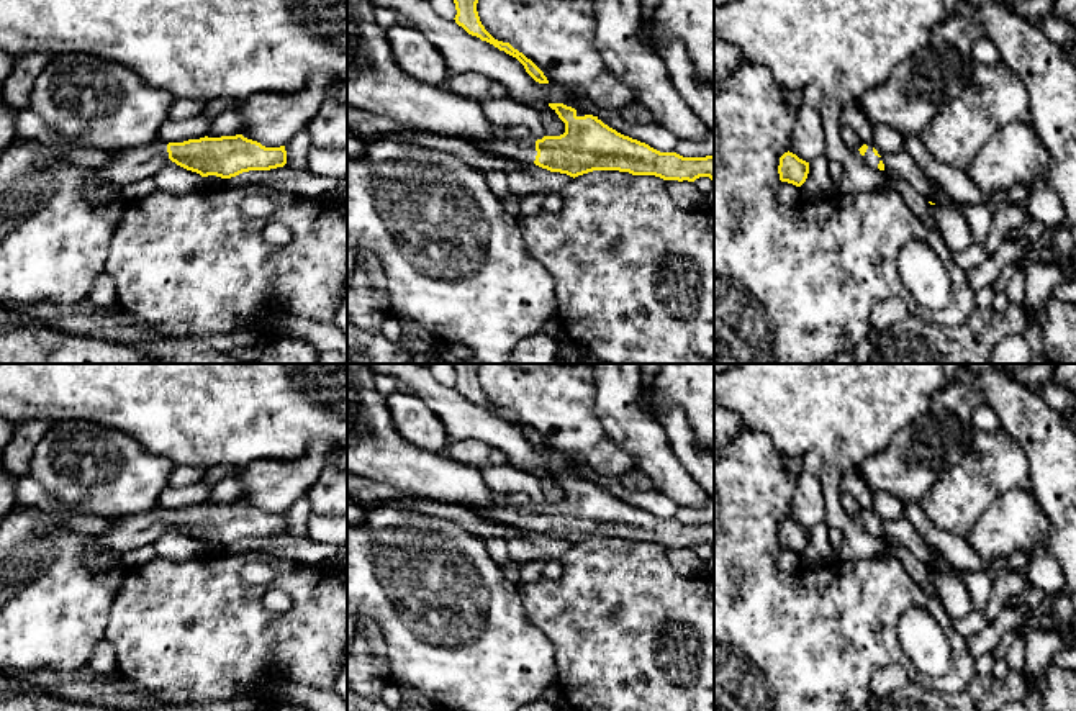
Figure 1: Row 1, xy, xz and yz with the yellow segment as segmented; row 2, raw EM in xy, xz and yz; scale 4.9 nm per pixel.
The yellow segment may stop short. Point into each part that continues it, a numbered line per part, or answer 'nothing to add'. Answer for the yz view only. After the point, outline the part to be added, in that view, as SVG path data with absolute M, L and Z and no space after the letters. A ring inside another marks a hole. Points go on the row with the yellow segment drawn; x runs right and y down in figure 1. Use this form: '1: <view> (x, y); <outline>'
1: yz (872, 161); M861 143L861 146L863 146L863 144L866 144L868 149L866 149L866 152L865 152L863 156L860 154L860 151L857 151L857 152L855 152L857 157L861 159L861 161L866 164L866 167L870 167L870 169L878 169L878 164L879 164L879 161L881 161L881 157L878 157L878 156L873 152L871 143ZM860 146L860 147L861 147L861 146Z

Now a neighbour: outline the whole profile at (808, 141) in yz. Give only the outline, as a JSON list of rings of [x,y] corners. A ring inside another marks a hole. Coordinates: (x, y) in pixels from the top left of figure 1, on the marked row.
[[[816,84],[802,90],[802,102],[789,141],[788,151],[806,162],[822,156],[825,149],[825,131],[819,111],[821,98],[822,93]]]

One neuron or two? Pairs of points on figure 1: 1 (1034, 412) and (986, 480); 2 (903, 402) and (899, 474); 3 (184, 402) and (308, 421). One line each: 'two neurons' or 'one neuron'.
1: two neurons
2: two neurons
3: one neuron

